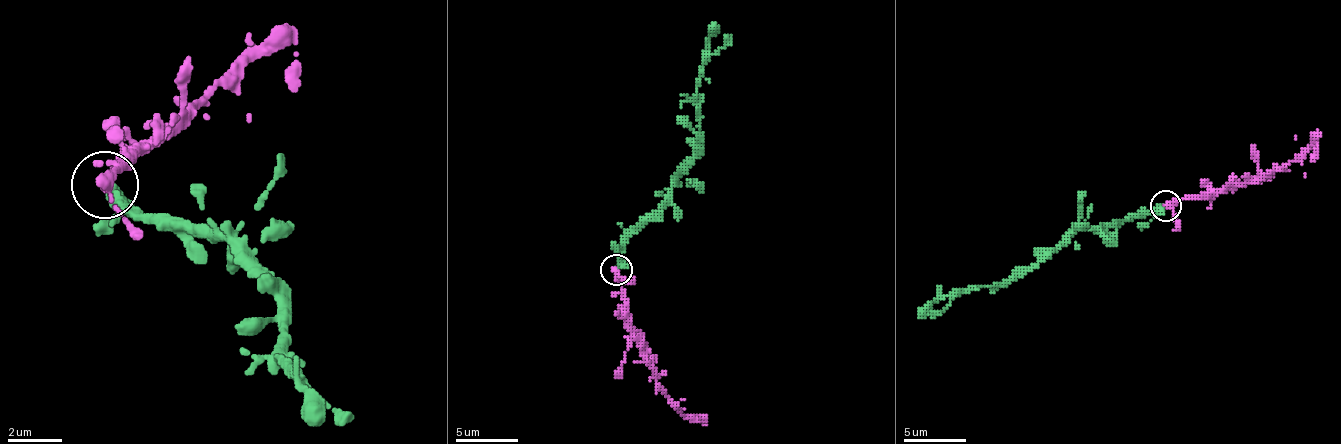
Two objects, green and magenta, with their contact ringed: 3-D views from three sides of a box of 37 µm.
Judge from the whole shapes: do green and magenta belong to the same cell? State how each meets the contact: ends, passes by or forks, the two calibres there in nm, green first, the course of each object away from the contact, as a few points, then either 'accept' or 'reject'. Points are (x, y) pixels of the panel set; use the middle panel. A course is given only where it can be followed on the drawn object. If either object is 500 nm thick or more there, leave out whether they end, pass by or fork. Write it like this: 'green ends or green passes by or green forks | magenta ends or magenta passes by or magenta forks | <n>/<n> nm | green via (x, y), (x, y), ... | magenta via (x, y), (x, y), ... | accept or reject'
green passes by | magenta passes by | 320/320 nm | green via (615, 267), (621, 245), (668, 195), (675, 173), (693, 154), (700, 129), (697, 98), (706, 45), (715, 23) | magenta via (615, 271), (624, 296), (624, 318), (640, 355), (653, 371), (656, 387), (684, 415), (706, 421), (703, 415) | reject

